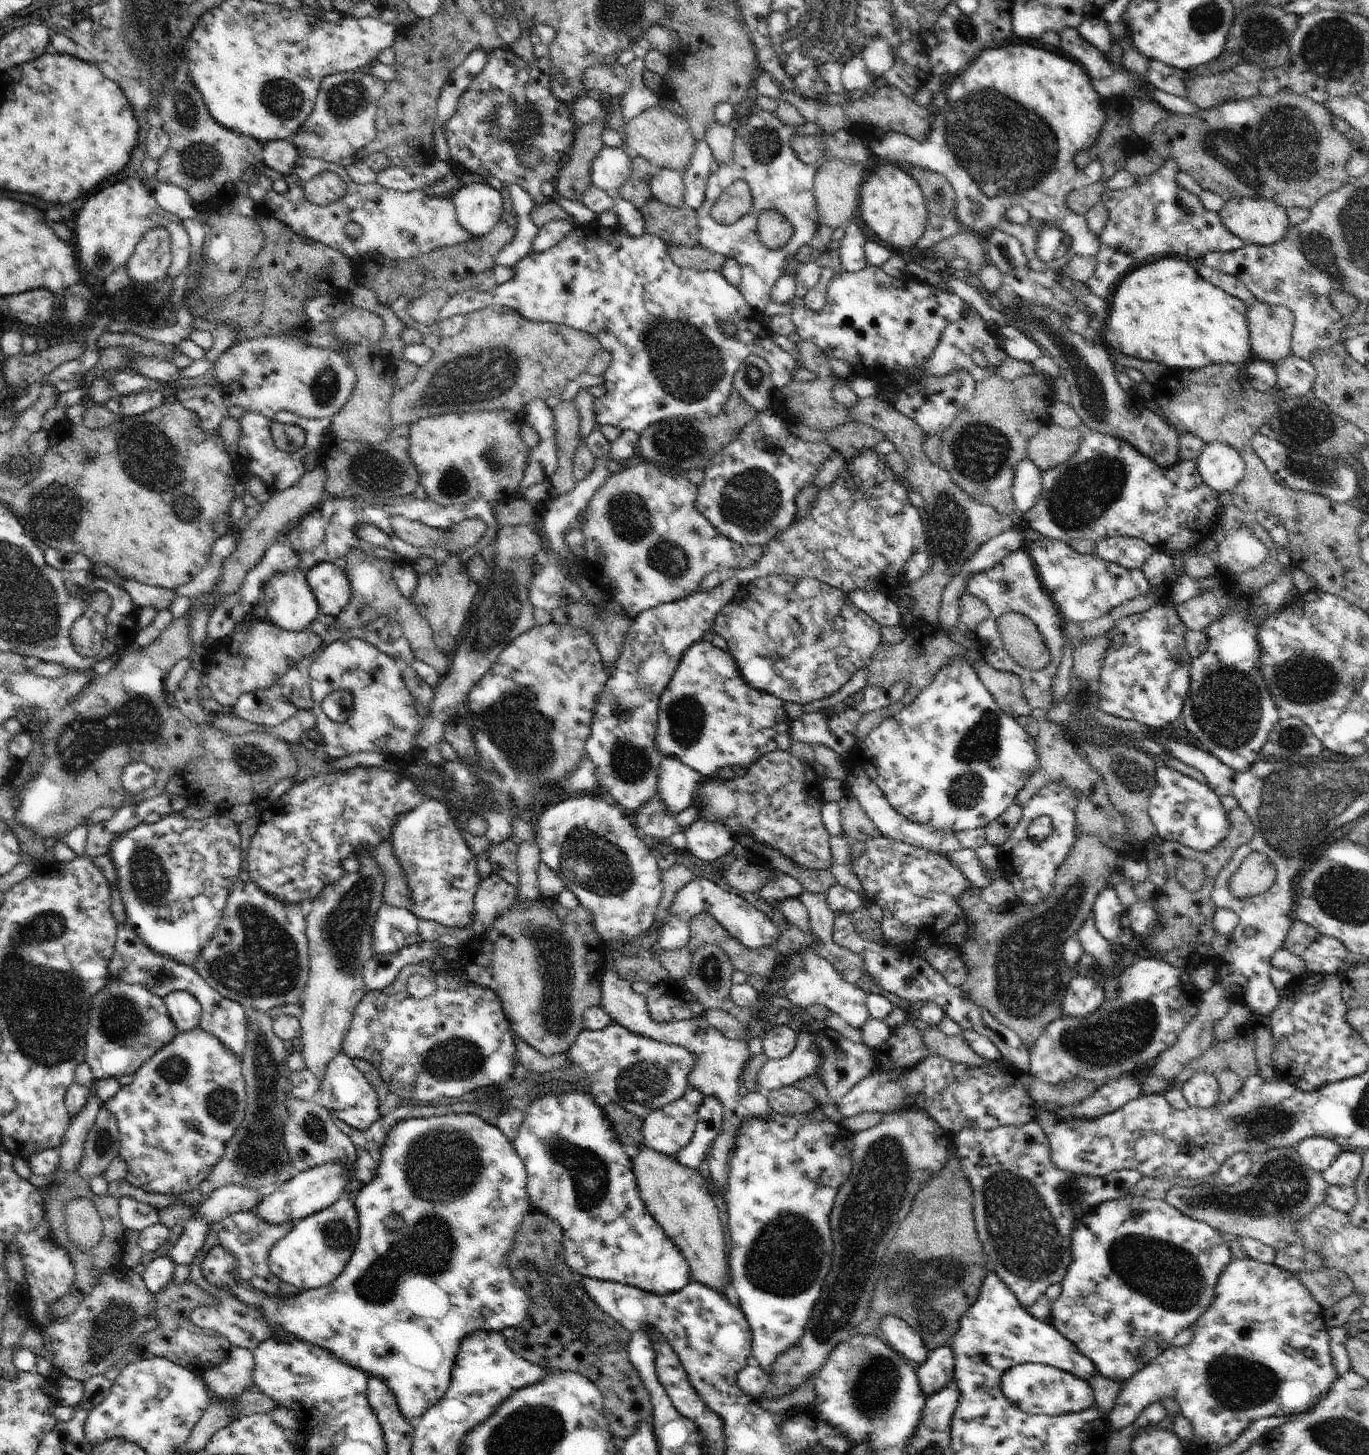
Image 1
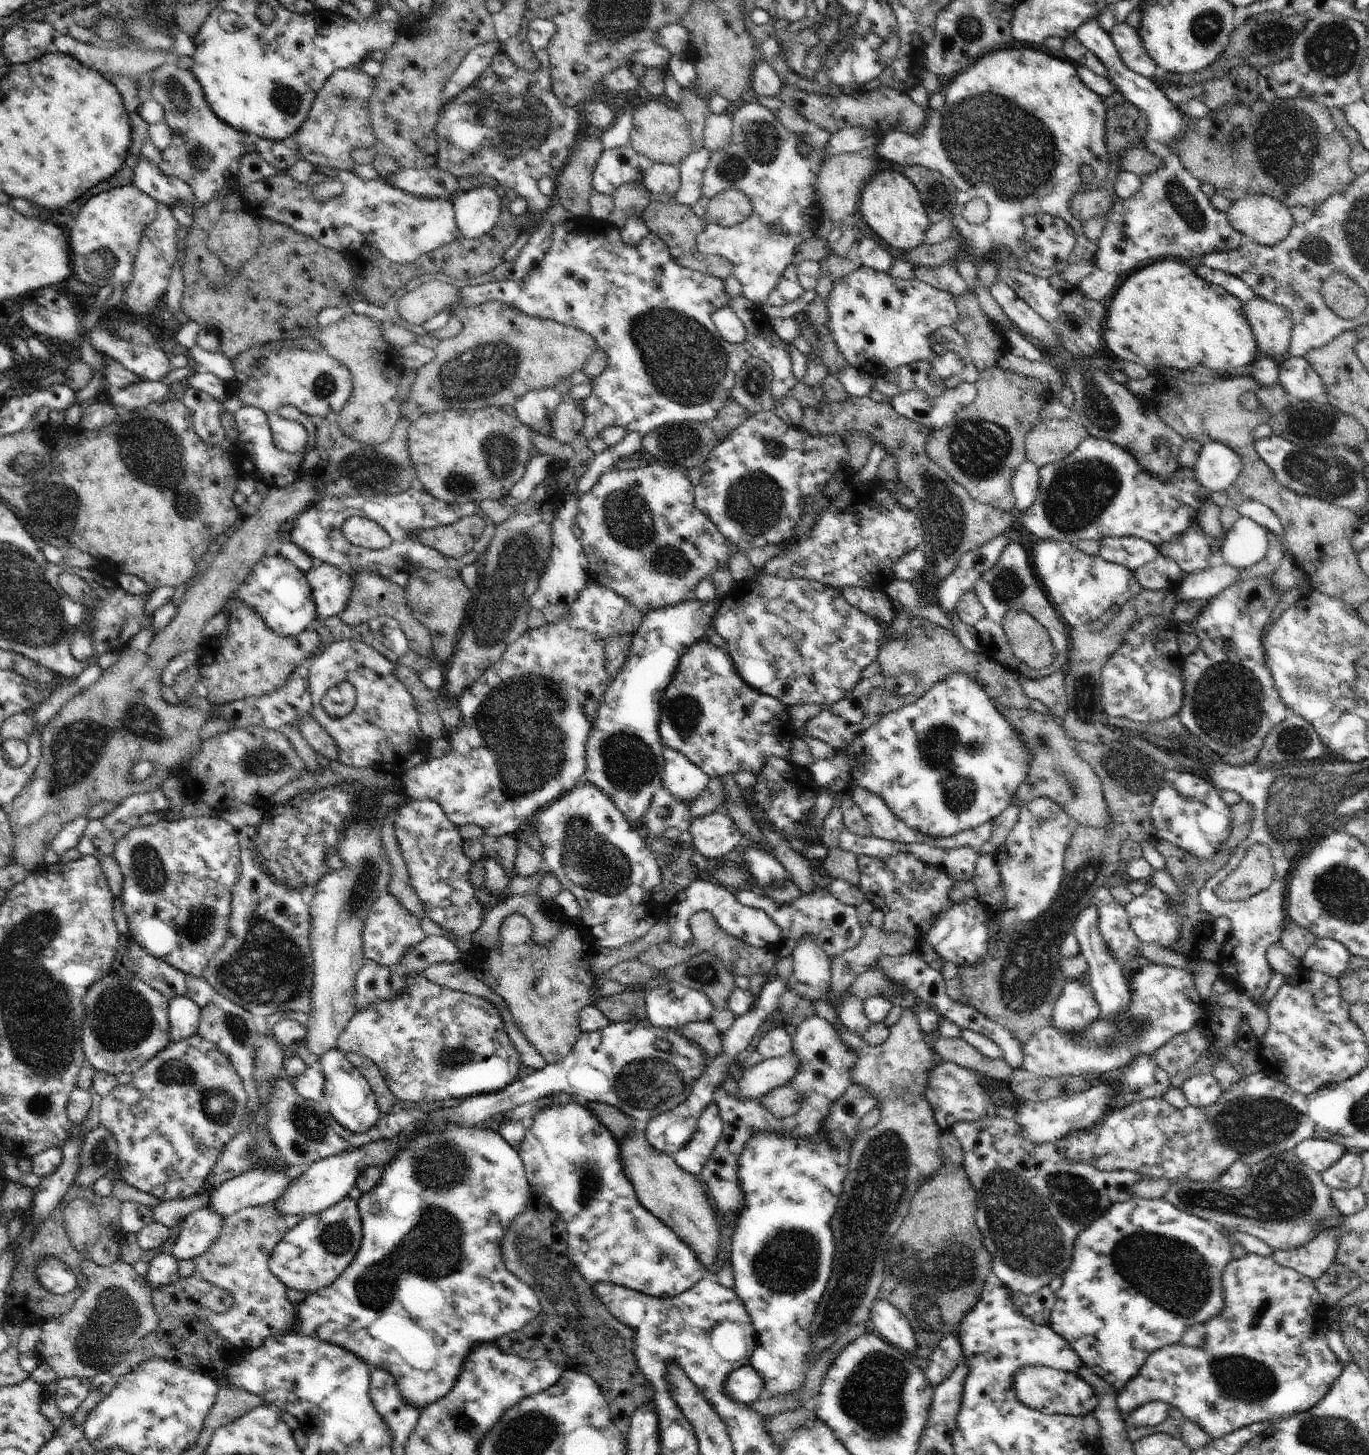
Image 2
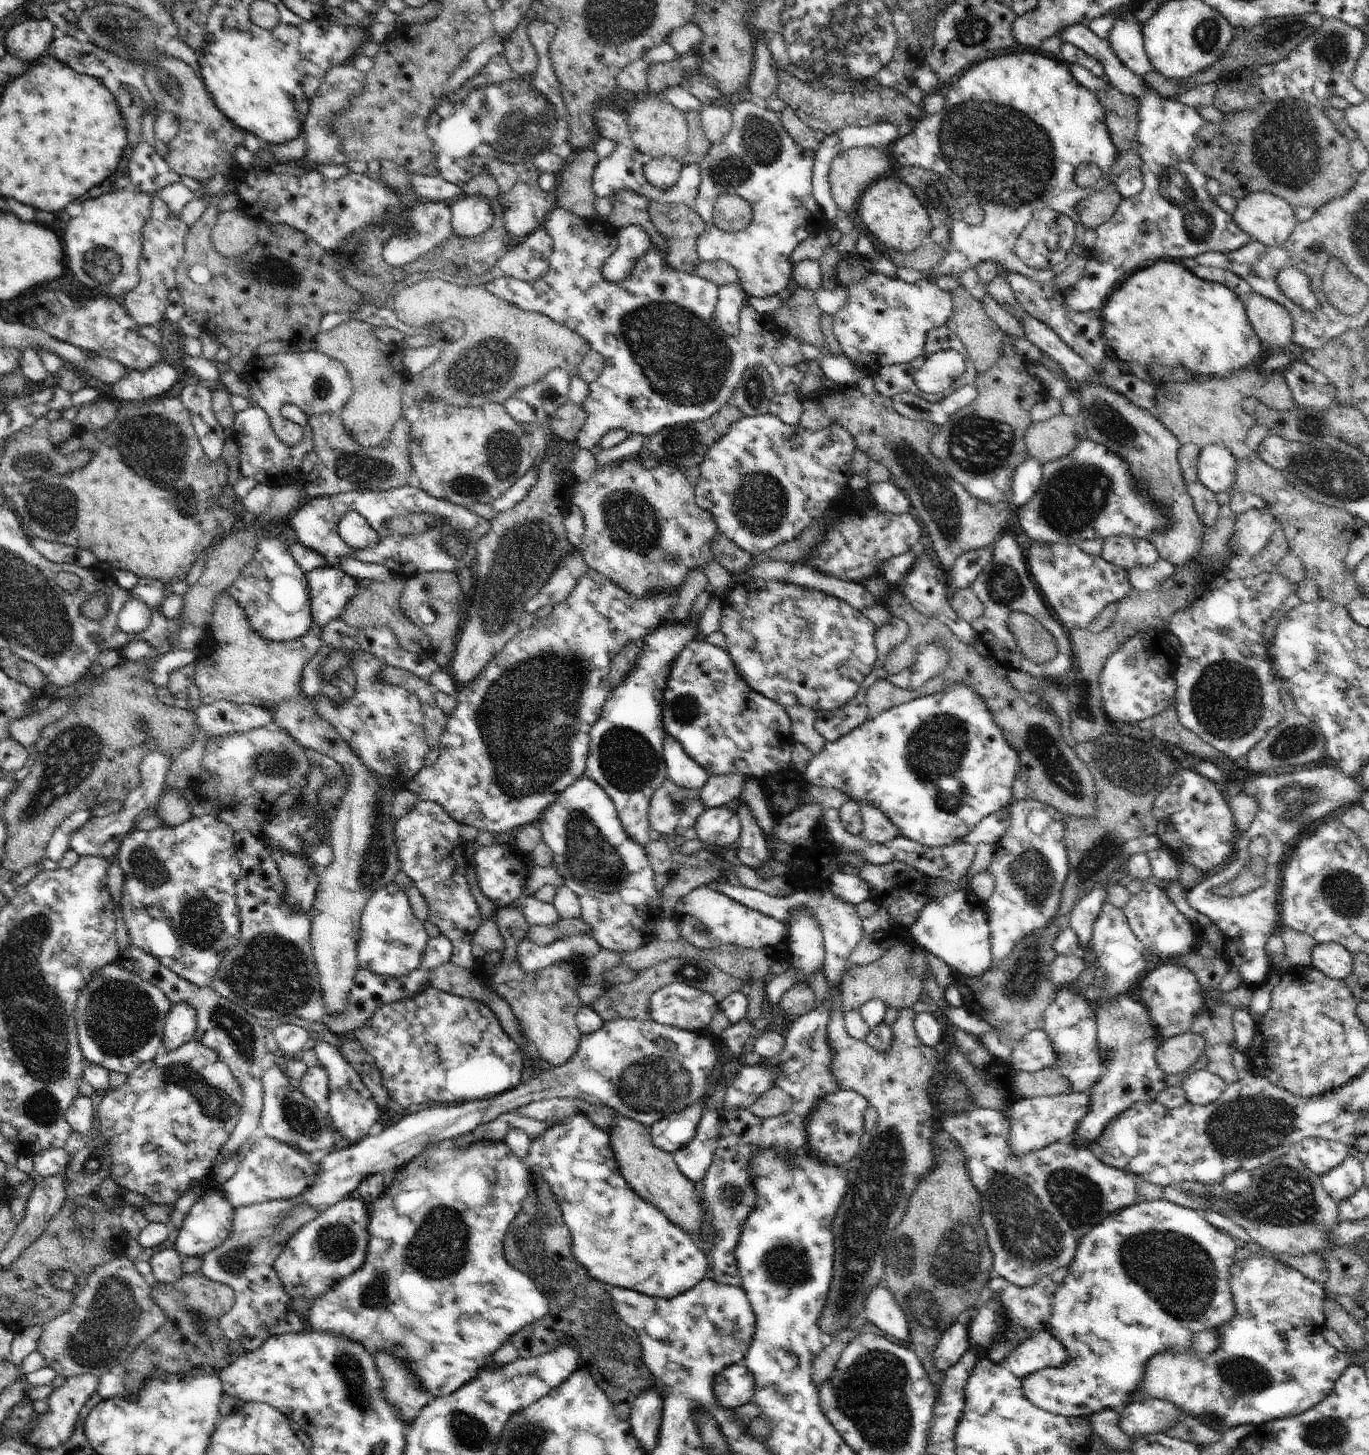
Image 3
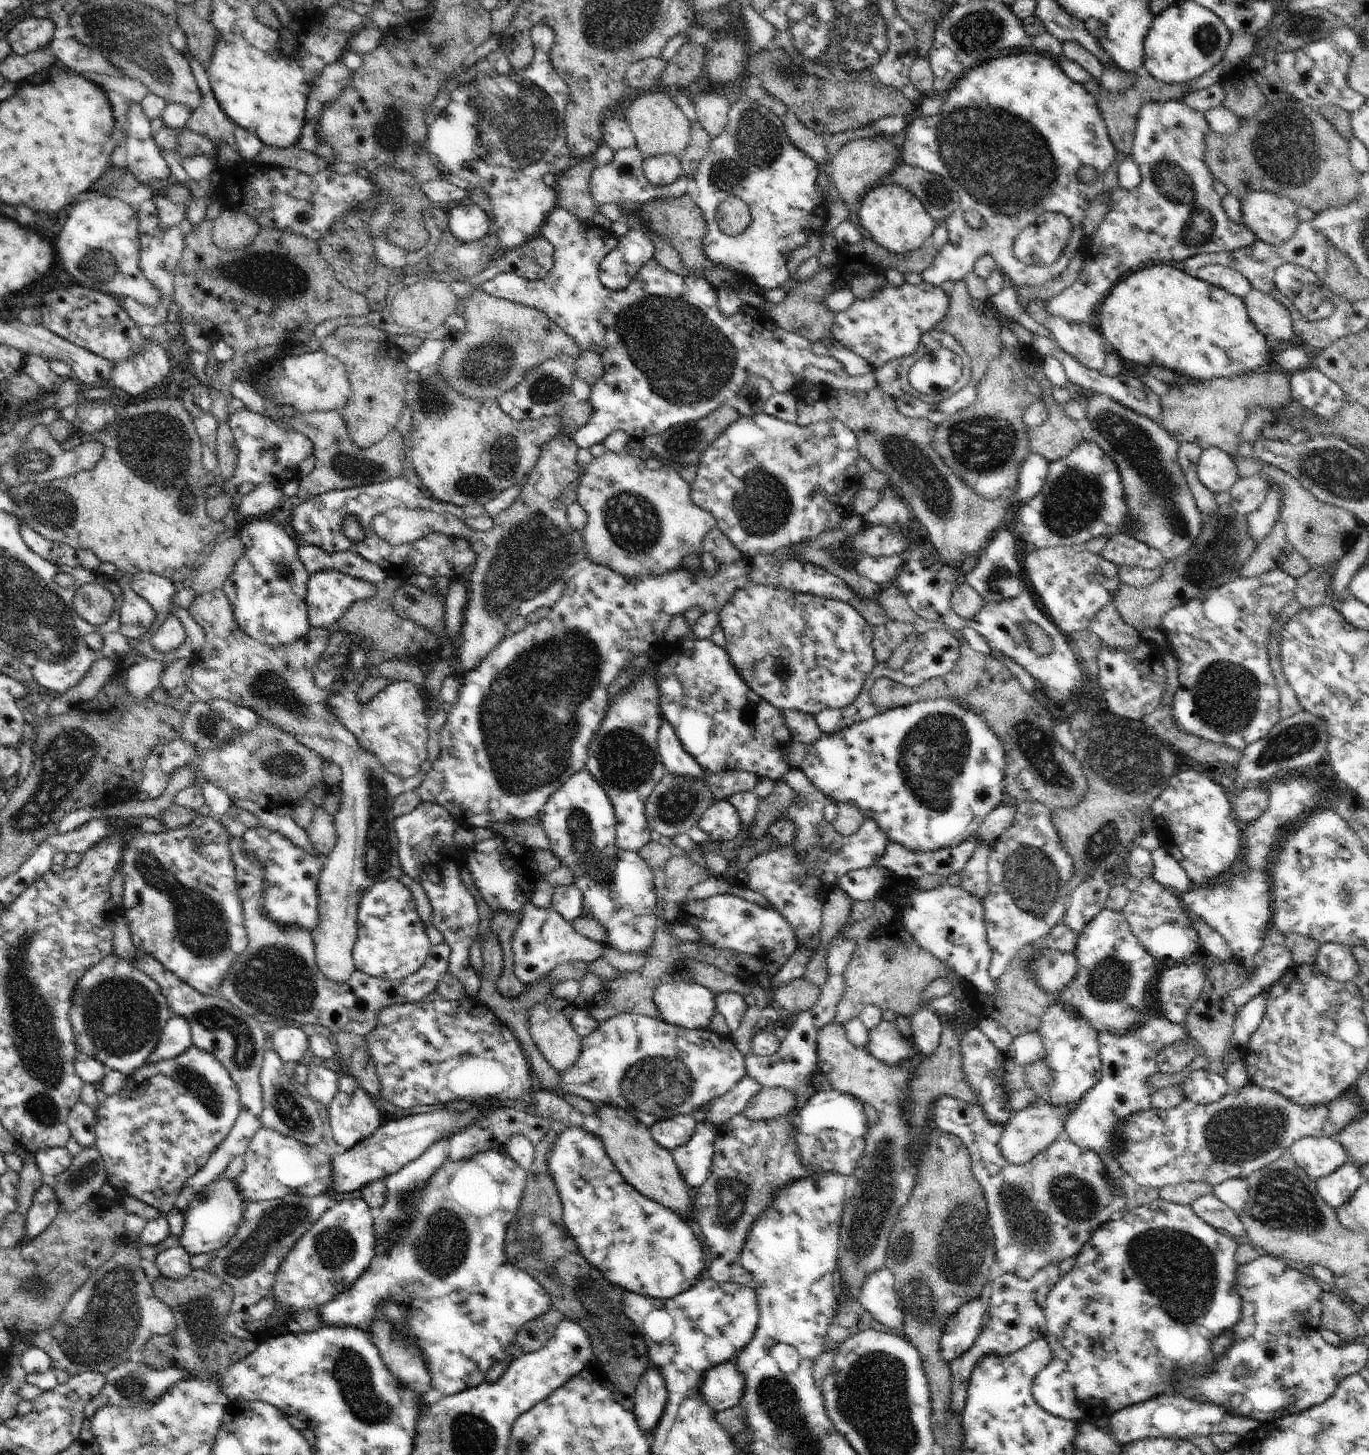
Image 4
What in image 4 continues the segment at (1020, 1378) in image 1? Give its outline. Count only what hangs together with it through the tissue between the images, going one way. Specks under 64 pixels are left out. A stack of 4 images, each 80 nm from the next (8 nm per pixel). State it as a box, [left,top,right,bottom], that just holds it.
[1031,1197,1242,1423]

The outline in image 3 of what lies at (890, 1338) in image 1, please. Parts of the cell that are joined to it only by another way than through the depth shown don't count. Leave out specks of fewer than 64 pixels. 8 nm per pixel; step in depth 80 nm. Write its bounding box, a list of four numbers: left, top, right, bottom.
[863,1276,910,1344]

